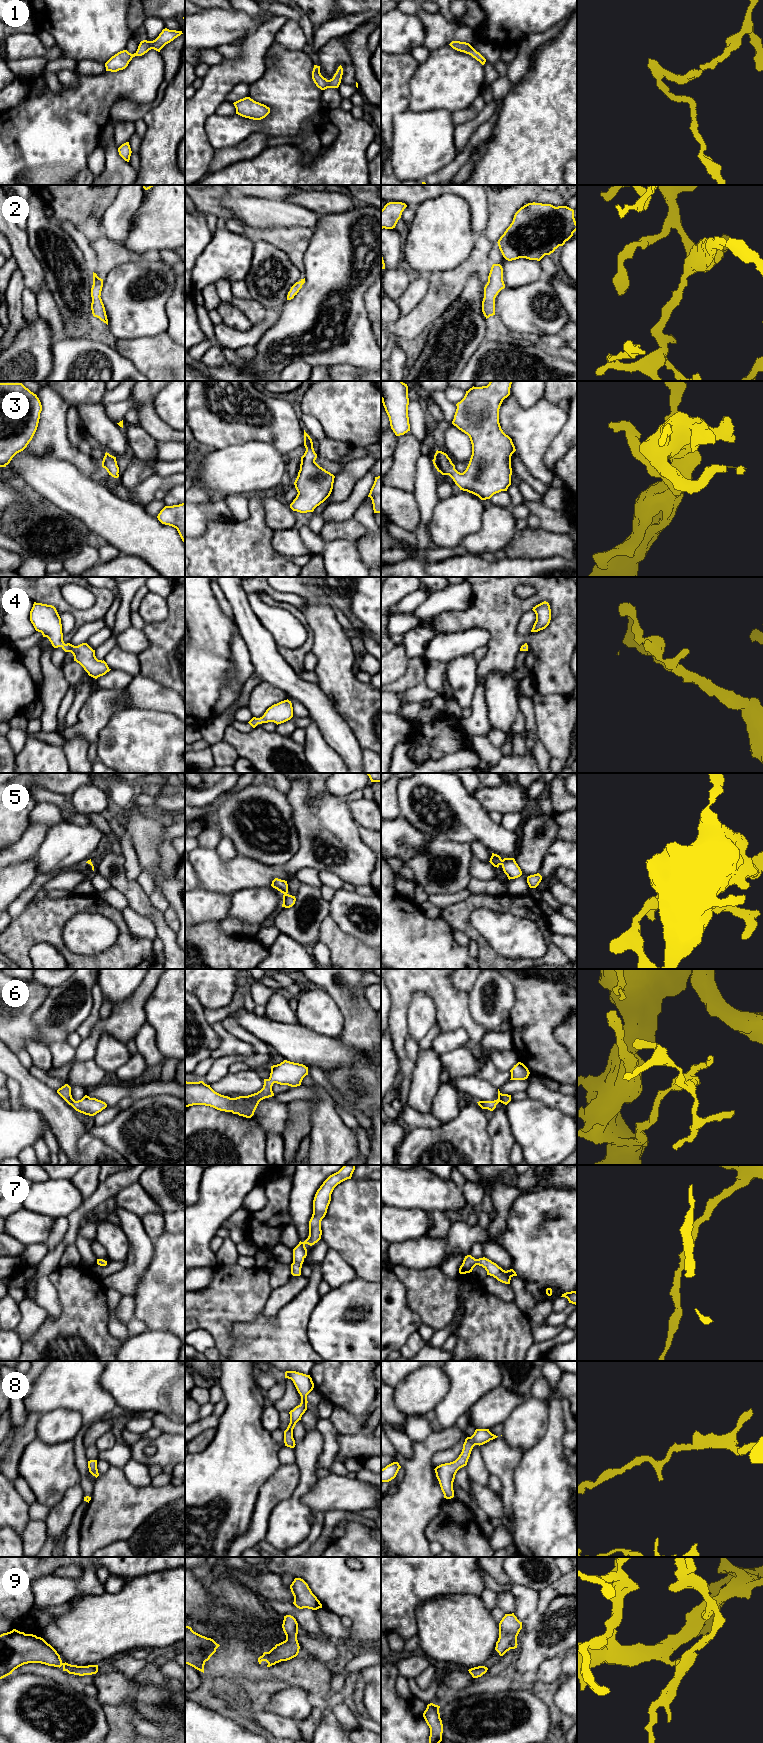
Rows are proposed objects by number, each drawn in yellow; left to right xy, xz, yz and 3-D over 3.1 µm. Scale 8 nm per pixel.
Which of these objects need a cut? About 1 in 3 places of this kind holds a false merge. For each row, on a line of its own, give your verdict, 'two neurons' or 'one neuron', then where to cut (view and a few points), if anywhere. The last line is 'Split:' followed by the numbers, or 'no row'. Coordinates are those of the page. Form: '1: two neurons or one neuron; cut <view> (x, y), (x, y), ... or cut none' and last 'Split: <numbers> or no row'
1: one neuron; cut none
2: one neuron; cut none
3: one neuron; cut none
4: one neuron; cut none
5: one neuron; cut none
6: one neuron; cut none
7: one neuron; cut none
8: one neuron; cut none
9: one neuron; cut none
Split: no row

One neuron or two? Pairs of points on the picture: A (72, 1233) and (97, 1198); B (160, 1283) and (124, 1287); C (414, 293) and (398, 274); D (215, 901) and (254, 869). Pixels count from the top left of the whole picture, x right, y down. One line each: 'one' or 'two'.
A: one
B: two
C: one
D: two

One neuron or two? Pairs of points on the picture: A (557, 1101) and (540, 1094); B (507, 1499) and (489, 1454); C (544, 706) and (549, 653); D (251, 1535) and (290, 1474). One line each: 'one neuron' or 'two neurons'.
A: one neuron
B: one neuron
C: two neurons
D: one neuron

